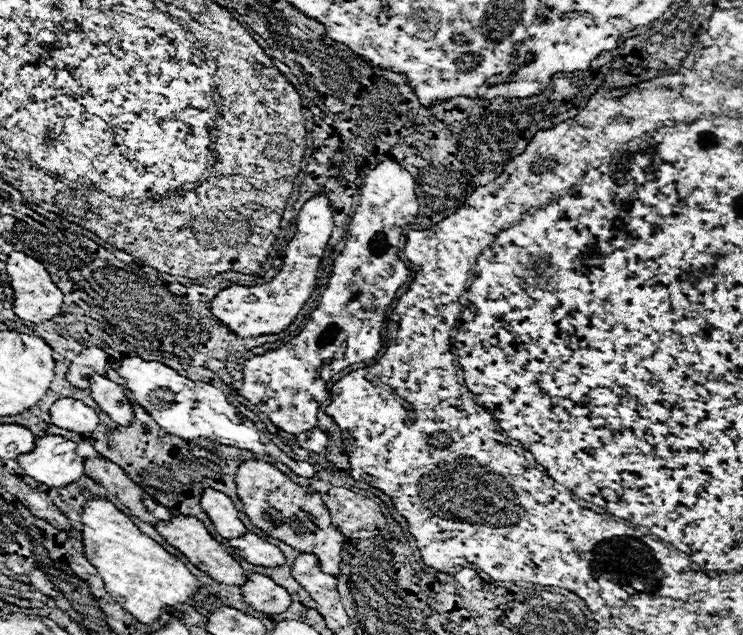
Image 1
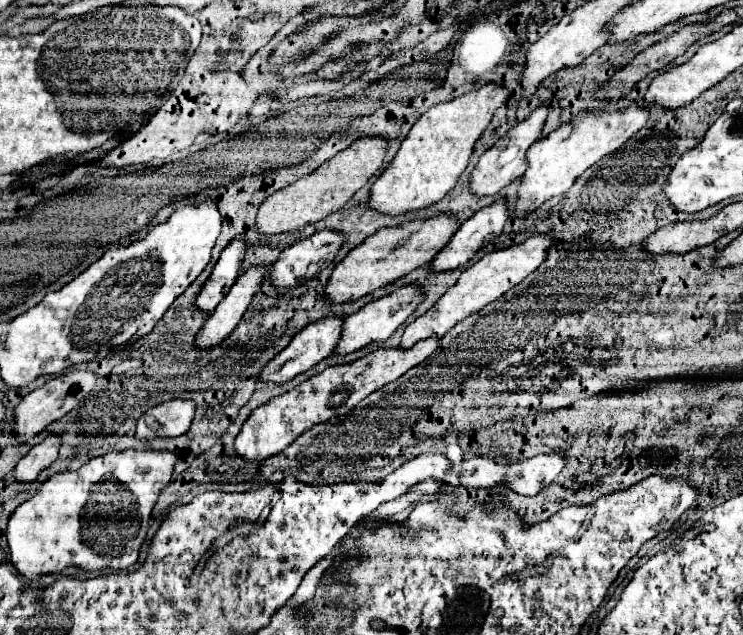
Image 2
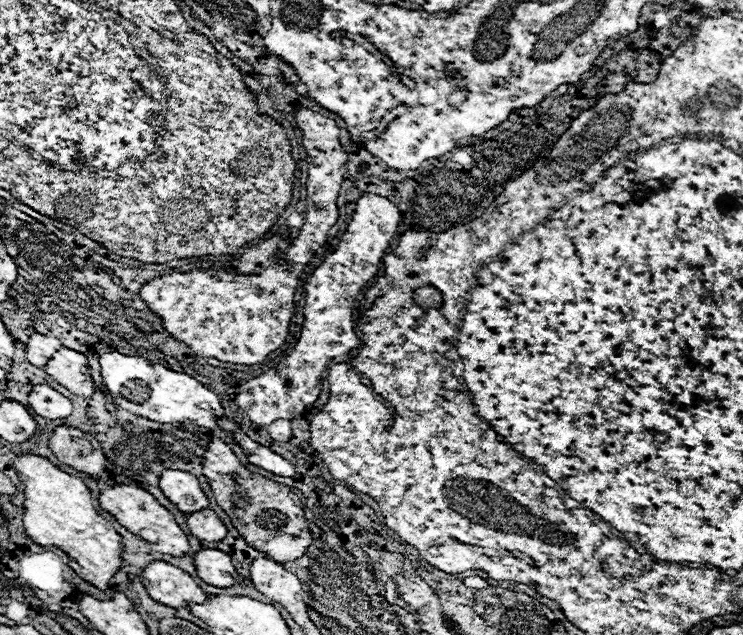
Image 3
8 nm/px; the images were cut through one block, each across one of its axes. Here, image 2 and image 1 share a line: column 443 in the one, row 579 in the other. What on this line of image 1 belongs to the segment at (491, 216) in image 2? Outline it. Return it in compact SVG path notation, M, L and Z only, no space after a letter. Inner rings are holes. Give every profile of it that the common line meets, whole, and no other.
M248 574L248 582L242 586L242 596L254 610L264 614L282 614L292 606L290 594L262 574Z

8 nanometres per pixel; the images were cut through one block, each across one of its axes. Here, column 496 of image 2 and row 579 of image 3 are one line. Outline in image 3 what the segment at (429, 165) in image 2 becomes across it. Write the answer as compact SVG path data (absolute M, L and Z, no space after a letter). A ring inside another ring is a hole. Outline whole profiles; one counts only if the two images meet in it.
M22 454L14 460L16 472L20 474L24 488L24 532L26 536L38 546L56 546L68 556L70 568L100 590L108 590L108 580L120 568L120 536L114 532L112 524L104 520L96 508L92 506L94 500L90 496L88 486L82 478L70 476L44 456Z

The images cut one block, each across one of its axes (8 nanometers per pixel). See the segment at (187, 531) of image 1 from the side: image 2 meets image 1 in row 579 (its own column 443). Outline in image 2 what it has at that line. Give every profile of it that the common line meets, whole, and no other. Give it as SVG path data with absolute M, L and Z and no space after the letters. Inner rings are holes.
M450 212L450 214L440 214L436 218L410 220L400 226L378 230L376 234L368 236L360 246L356 246L352 252L348 252L348 256L340 264L336 264L326 286L328 298L332 302L348 302L394 282L396 278L430 262L448 244L448 240L456 234L458 228L460 220L454 212Z

